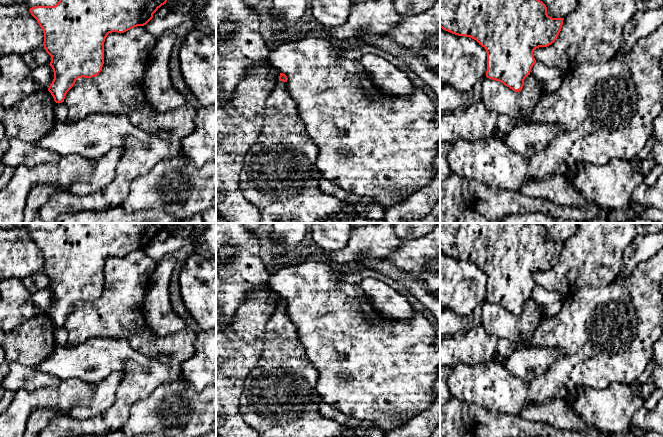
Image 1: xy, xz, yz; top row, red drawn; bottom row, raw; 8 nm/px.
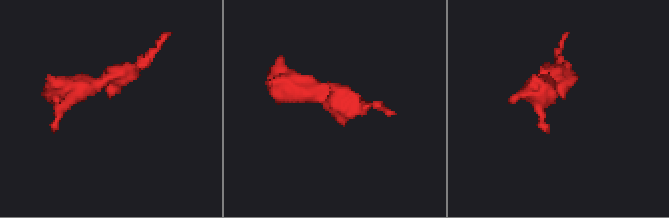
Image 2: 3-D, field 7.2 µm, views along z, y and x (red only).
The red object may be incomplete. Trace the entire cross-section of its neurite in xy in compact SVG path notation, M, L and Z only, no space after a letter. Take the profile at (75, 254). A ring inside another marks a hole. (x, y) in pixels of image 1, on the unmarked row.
M60 223L54 230L35 230L30 232L31 239L37 244L44 257L43 270L51 280L50 290L54 303L48 315L56 327L64 326L67 316L74 310L78 302L97 300L104 288L104 266L109 257L124 257L134 251L146 249L153 238L168 223Z

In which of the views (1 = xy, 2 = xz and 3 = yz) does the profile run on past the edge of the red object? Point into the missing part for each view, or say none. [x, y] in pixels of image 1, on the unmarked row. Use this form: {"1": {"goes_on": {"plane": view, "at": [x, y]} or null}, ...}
{"1": {"goes_on": null}, "2": {"goes_on": null}, "3": {"goes_on": null}}

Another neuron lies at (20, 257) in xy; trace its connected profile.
M27 223L26 226L13 229L0 229L0 281L9 278L23 280L43 269L44 257L30 233L35 230L54 230L60 223Z

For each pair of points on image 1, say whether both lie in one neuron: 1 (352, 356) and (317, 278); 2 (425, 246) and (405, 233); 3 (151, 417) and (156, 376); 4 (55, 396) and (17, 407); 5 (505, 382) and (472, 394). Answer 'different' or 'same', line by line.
1: same
2: different
3: different
4: same
5: same

